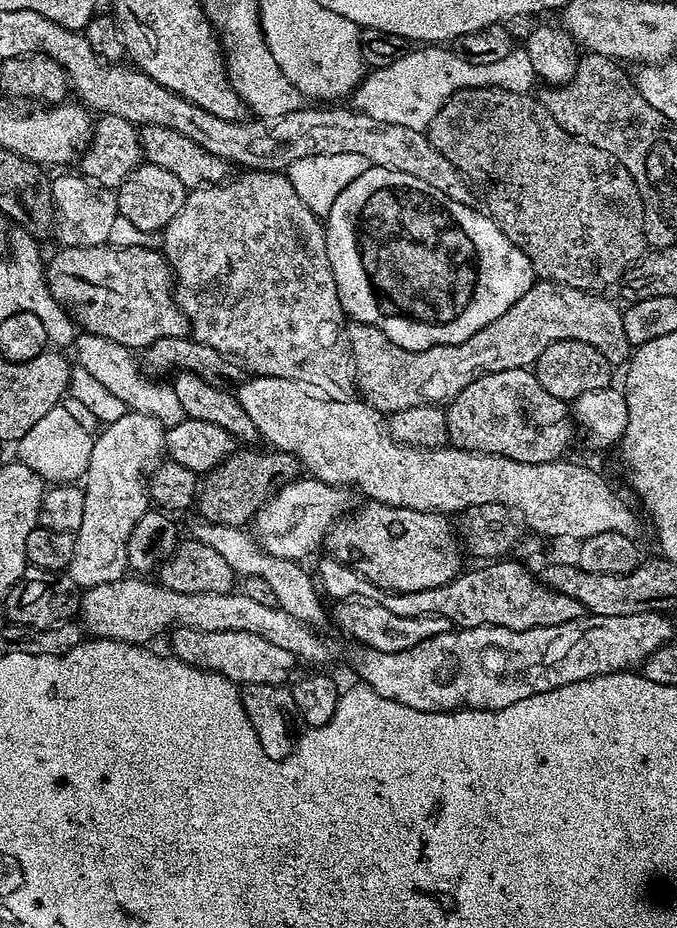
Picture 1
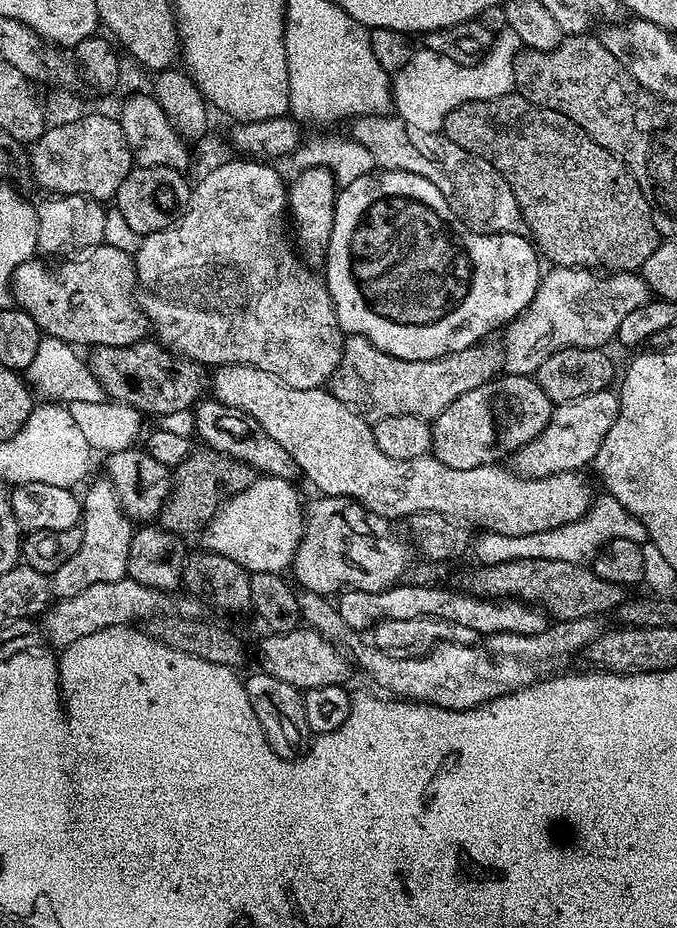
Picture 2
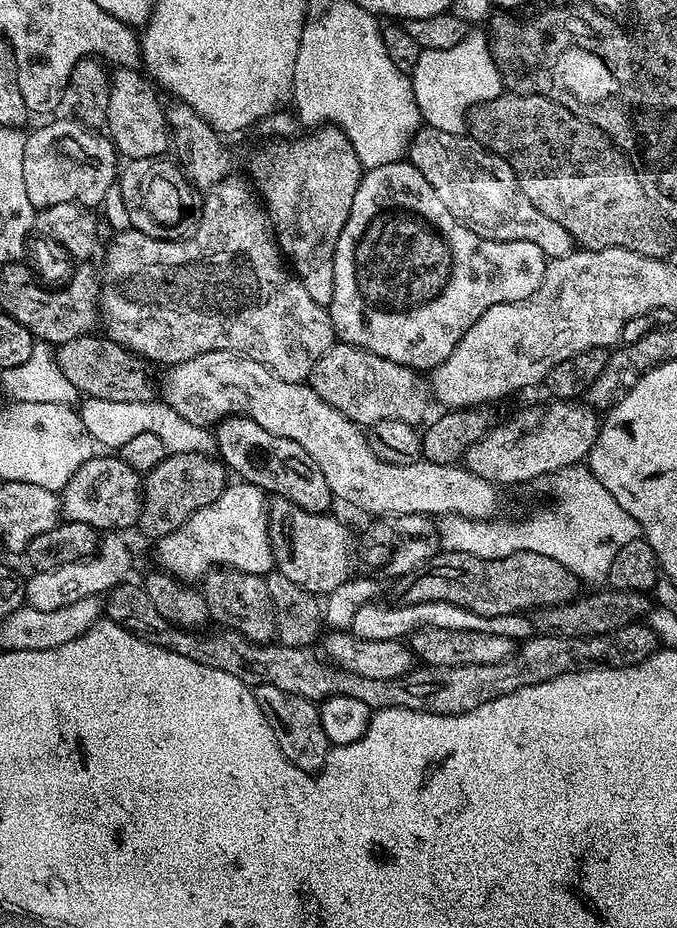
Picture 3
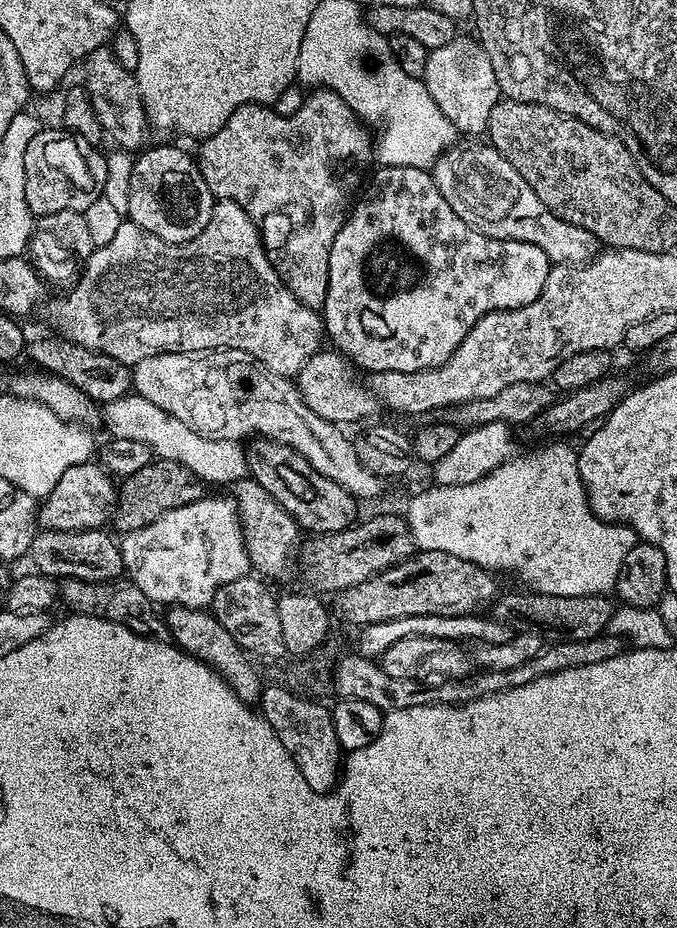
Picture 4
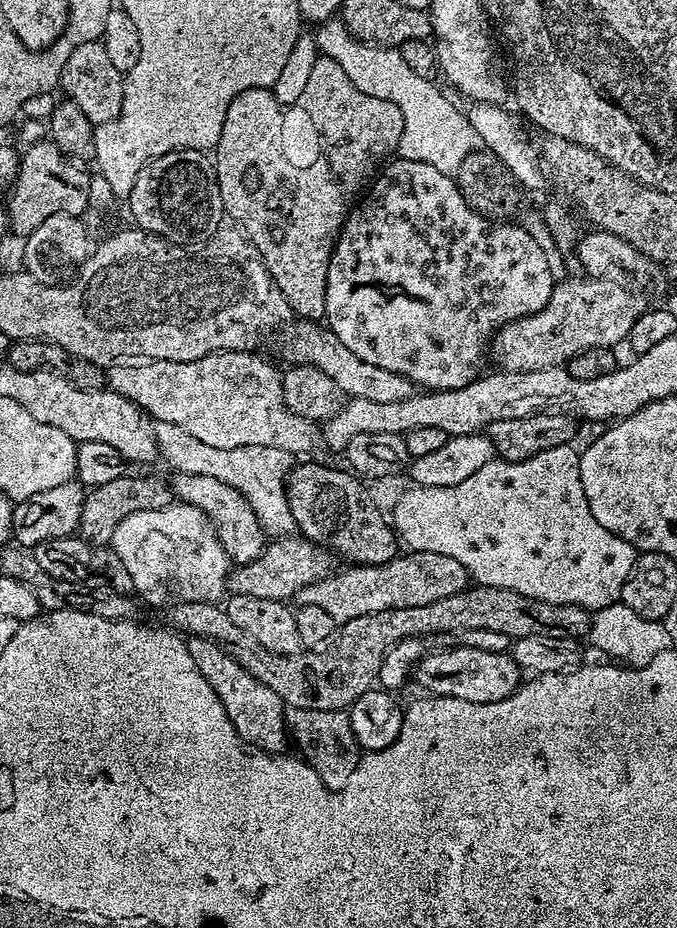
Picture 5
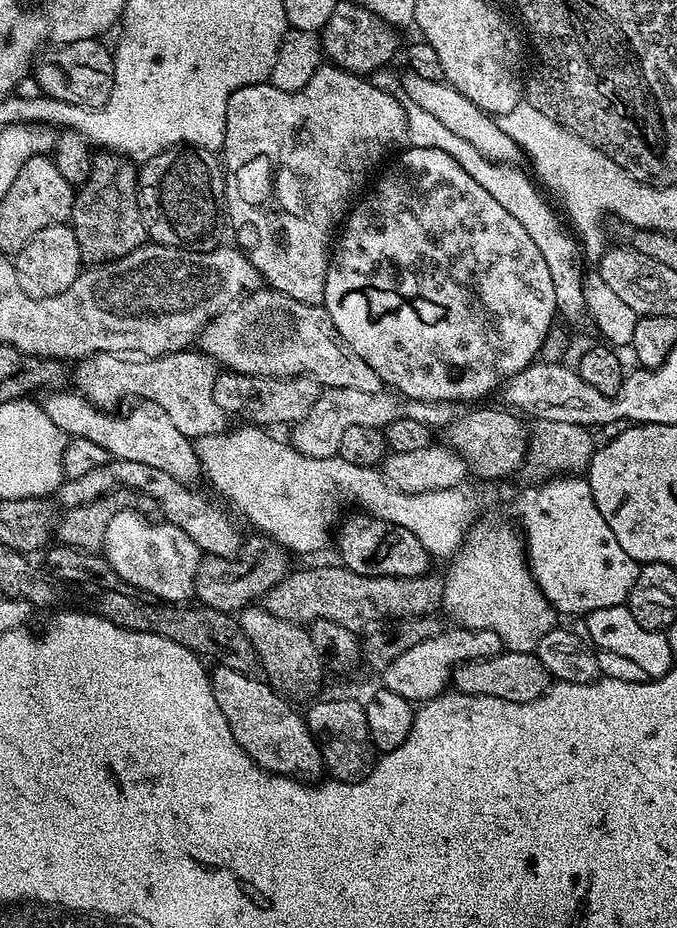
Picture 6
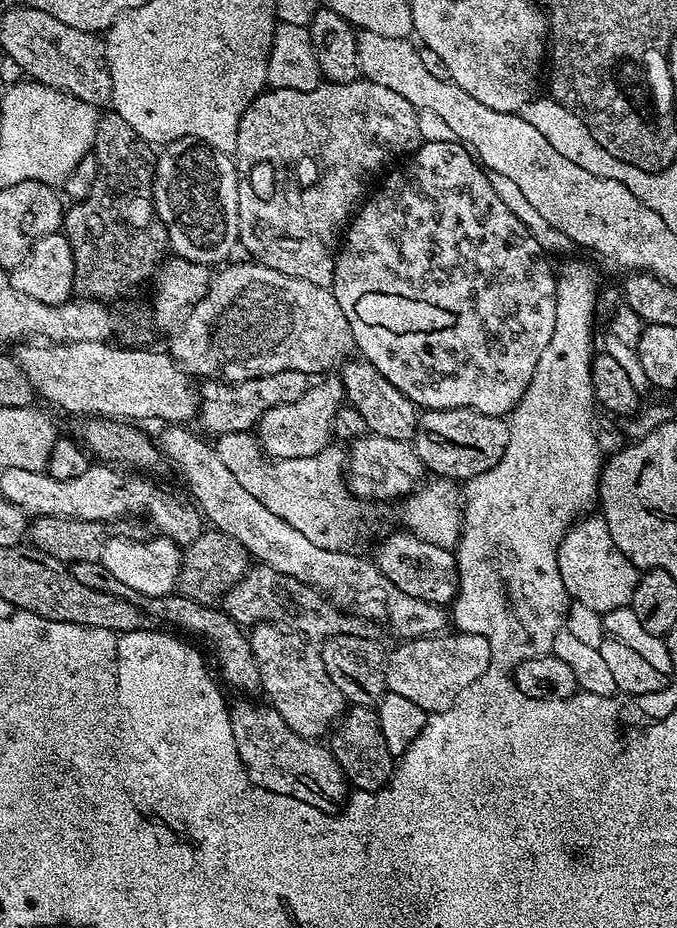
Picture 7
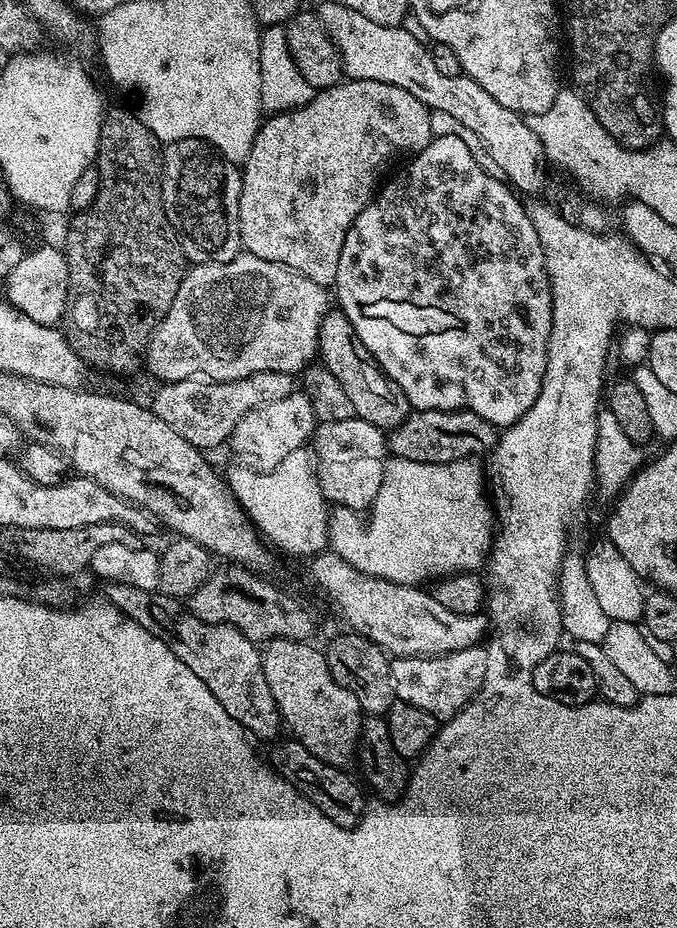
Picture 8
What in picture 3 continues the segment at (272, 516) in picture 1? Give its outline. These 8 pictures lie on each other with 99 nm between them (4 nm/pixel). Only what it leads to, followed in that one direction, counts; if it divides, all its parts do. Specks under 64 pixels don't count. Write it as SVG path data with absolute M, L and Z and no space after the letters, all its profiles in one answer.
M229 483L210 506L202 506L178 530L155 541L156 560L163 571L185 582L196 582L214 568L230 568L264 576L273 571L272 543L268 537L268 500L258 486Z

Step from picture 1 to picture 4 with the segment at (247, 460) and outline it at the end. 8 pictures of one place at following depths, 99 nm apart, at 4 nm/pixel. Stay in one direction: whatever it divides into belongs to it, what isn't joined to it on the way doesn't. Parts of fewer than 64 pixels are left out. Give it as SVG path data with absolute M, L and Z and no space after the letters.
M153 459L151 464L142 466L138 474L123 477L118 488L114 509L117 533L133 532L142 526L150 526L162 514L170 510L178 510L178 506L186 506L190 502L198 502L206 495L206 484L192 470L178 462Z

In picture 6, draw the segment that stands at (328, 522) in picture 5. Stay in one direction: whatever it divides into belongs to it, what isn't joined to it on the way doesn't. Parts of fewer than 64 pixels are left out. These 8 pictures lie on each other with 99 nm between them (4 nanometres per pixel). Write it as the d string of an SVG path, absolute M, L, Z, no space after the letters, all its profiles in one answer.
M355 514L344 525L339 525L334 536L334 548L340 551L339 563L359 576L393 576L394 578L414 578L429 571L430 557L426 546L418 542L410 530L394 526L394 522L377 520L375 516Z

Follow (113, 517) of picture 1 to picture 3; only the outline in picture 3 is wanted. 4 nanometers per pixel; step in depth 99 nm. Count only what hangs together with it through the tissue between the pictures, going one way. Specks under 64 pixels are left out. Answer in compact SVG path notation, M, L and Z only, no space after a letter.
M108 534L99 541L96 552L78 562L70 562L66 566L58 566L54 570L33 571L32 577L24 580L24 599L27 607L34 610L58 610L61 606L70 606L70 602L78 602L91 596L103 597L119 584L129 579L128 571L132 568L132 552L123 540L123 535Z

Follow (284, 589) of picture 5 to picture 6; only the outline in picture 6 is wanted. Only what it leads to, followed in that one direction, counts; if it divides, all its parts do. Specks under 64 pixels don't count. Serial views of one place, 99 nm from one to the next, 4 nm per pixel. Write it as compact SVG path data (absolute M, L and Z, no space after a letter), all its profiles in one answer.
M268 542L264 548L264 556L258 557L253 564L243 564L243 559L240 558L227 560L205 555L198 566L195 599L206 608L239 613L241 608L247 608L253 602L259 601L275 584L282 582L282 578L290 571L288 559L289 553L275 542Z

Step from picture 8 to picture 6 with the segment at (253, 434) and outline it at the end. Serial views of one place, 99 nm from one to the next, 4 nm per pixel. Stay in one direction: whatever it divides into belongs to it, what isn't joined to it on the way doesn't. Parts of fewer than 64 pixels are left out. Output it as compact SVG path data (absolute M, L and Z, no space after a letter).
M324 388L318 402L314 402L310 414L297 424L291 425L290 443L292 447L310 458L330 458L339 453L342 446L342 434L350 430L350 426L366 426L367 428L385 429L396 420L413 420L422 422L433 430L442 430L458 415L458 408L451 400L409 400L401 399L395 391L350 390L349 388Z

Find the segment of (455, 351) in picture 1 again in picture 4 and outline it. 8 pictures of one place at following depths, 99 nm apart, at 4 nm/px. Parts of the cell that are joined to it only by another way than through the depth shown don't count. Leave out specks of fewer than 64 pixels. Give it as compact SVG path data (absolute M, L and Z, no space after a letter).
M331 351L315 352L310 362L302 366L302 370L294 377L296 389L300 391L302 402L306 402L306 406L310 406L310 410L314 410L318 418L326 418L326 422L337 426L356 424L375 414L378 401L348 357L339 351Z

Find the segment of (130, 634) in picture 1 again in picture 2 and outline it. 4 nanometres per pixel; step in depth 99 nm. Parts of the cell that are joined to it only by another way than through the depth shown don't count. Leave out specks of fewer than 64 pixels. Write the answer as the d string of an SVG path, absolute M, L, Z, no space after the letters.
M130 579L118 582L98 582L98 586L90 586L77 596L65 596L57 599L42 616L42 632L53 644L53 649L63 650L70 647L78 638L86 638L86 634L98 634L98 630L106 630L119 624L131 625L133 621L151 621L153 618L163 618L175 615L196 618L201 615L202 604L199 599L187 598L180 600L176 608L172 608L173 597L167 592L159 592L153 588L142 586Z

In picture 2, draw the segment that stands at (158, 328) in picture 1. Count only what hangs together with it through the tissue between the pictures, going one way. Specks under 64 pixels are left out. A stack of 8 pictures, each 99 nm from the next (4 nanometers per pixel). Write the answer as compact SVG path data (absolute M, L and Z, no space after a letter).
M102 243L91 248L79 258L68 258L56 262L52 269L33 258L22 262L13 272L12 299L15 307L21 308L34 322L38 322L41 333L45 337L53 336L73 346L88 344L92 348L98 346L130 346L149 335L150 325L144 312L136 303L136 261L122 250L114 250L114 246Z

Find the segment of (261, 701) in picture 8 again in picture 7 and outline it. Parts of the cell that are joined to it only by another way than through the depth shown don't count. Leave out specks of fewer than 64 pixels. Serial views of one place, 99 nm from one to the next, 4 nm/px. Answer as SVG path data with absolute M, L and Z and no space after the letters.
M99 560L78 562L71 565L71 569L74 579L84 583L85 586L91 586L94 590L106 590L106 594L114 594L118 598L126 598L126 602L134 602L134 606L138 606L138 610L145 612L153 621L161 620L162 623L169 624L169 626L164 625L169 629L177 628L177 630L172 629L177 633L189 632L190 635L197 636L212 651L212 656L220 667L219 679L221 681L224 679L234 691L240 692L236 694L252 698L256 696L255 692L261 691L258 666L254 662L254 654L245 629L233 622L224 613L223 607L199 604L194 602L194 598L186 598L179 594L170 596L138 594L138 590L130 590L130 586L118 582L118 578L114 578L114 574L110 574L110 570L106 570L106 566L102 566Z

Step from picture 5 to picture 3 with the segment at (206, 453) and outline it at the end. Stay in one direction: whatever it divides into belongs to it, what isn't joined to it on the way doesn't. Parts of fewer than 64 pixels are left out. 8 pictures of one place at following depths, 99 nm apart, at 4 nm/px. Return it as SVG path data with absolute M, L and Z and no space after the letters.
M85 397L81 404L78 411L83 425L97 445L108 447L105 449L118 450L126 442L130 442L135 435L144 433L157 435L170 454L198 452L210 454L216 449L216 439L208 428L200 427L182 418L173 407L161 399L146 402L111 402L110 399Z

